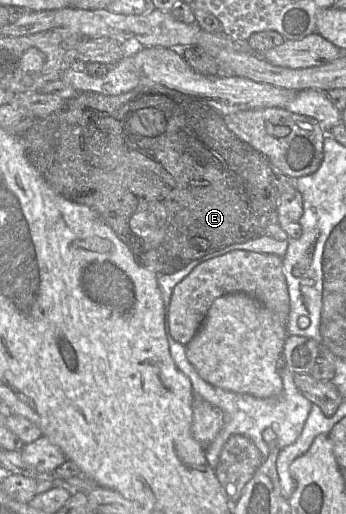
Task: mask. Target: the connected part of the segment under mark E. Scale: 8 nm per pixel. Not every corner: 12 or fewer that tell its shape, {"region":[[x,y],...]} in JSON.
{"region":[[79,92],[25,156],[156,275],[295,180],[204,102]]}

